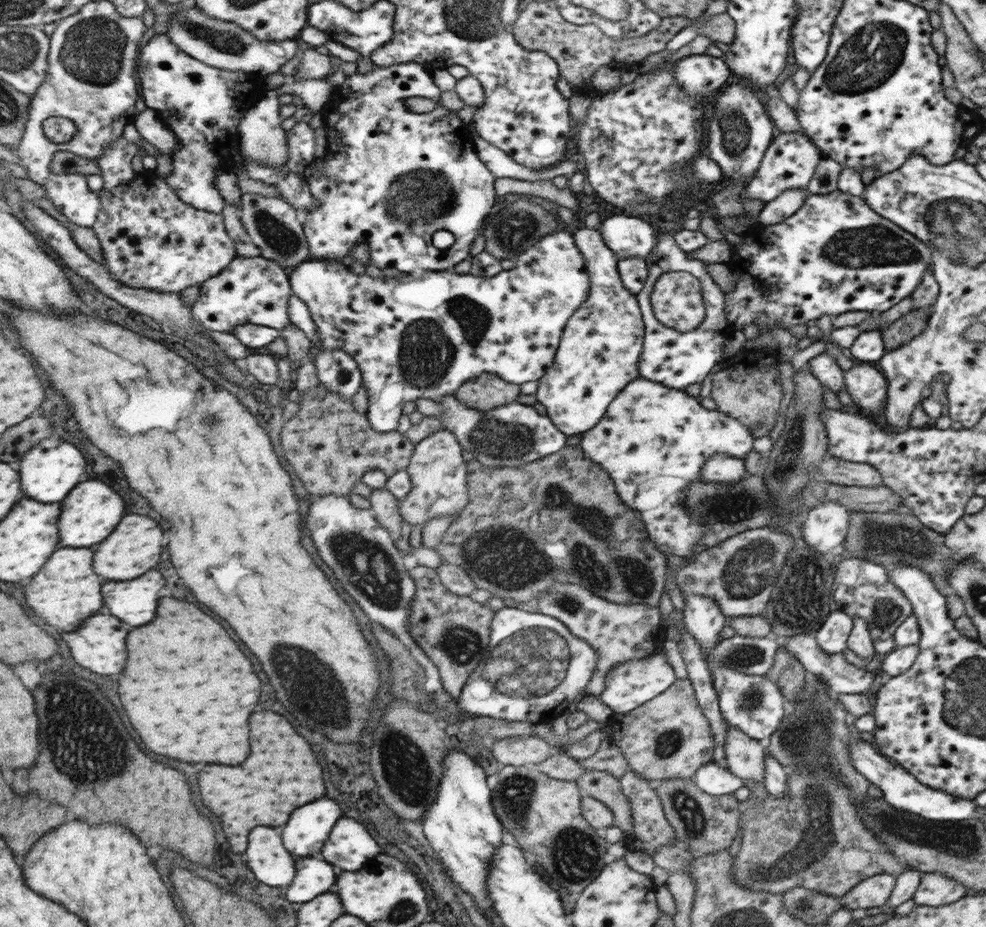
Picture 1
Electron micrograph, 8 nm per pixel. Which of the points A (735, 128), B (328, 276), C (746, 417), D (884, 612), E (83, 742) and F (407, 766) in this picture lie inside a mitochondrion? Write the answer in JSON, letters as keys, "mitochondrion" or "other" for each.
{"A":"mitochondrion","B":"other","C":"other","D":"mitochondrion","E":"mitochondrion","F":"mitochondrion"}

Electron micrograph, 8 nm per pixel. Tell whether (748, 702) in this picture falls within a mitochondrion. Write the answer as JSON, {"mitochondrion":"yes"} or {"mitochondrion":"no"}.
{"mitochondrion":"yes"}

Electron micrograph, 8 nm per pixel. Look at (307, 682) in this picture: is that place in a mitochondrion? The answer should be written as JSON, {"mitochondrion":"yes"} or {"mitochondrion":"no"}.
{"mitochondrion":"yes"}

